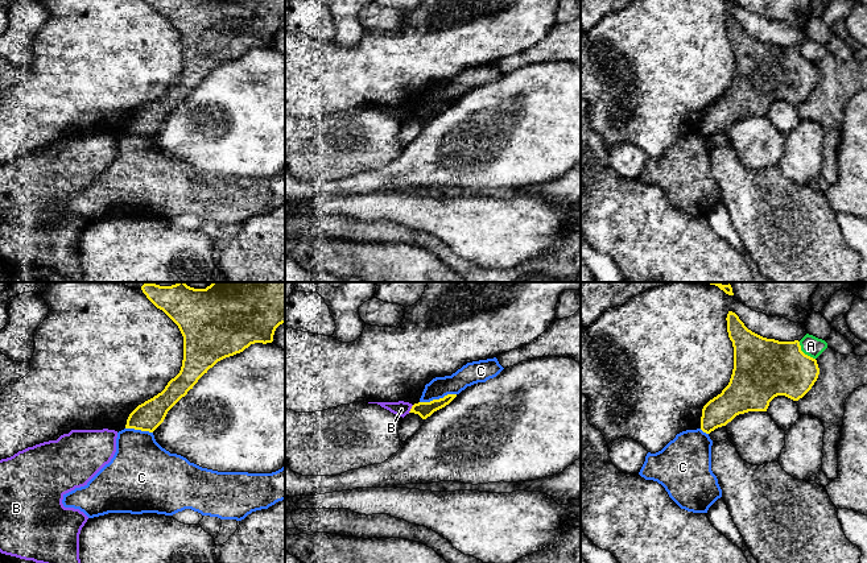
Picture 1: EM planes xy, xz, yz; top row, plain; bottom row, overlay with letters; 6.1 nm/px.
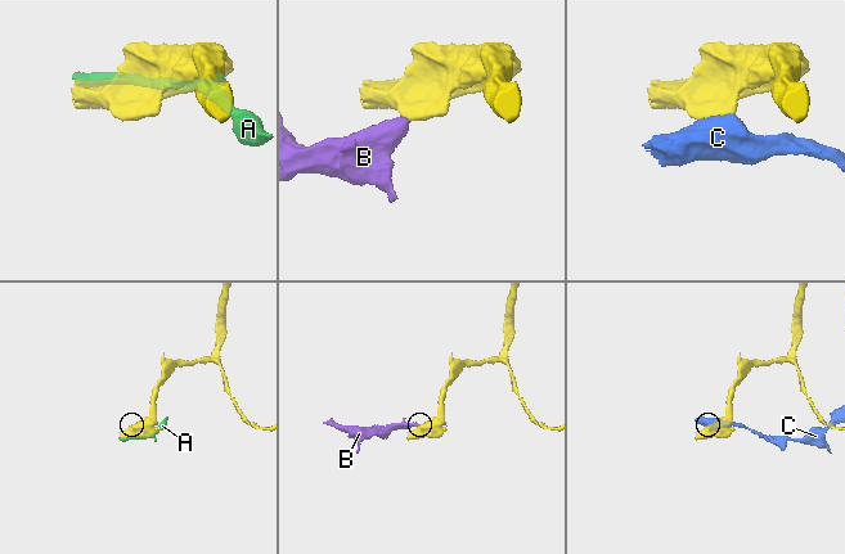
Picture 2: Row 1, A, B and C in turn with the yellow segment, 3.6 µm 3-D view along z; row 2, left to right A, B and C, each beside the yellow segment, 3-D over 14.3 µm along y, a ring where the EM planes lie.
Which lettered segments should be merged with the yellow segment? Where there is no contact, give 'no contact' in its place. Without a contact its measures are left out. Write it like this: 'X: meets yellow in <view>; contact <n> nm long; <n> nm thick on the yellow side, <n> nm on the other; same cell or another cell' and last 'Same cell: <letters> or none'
A: meets yellow in yz; contact 150 nm long; 360 nm thick on the yellow side, 120 nm on the other; another cell
B: meets yellow in xz; contact 60 nm long; 100 nm thick on the yellow side, 90 nm on the other; another cell
C: meets yellow in xz; contact 240 nm long; 100 nm thick on the yellow side, 130 nm on the other; another cell
Same cell: none

